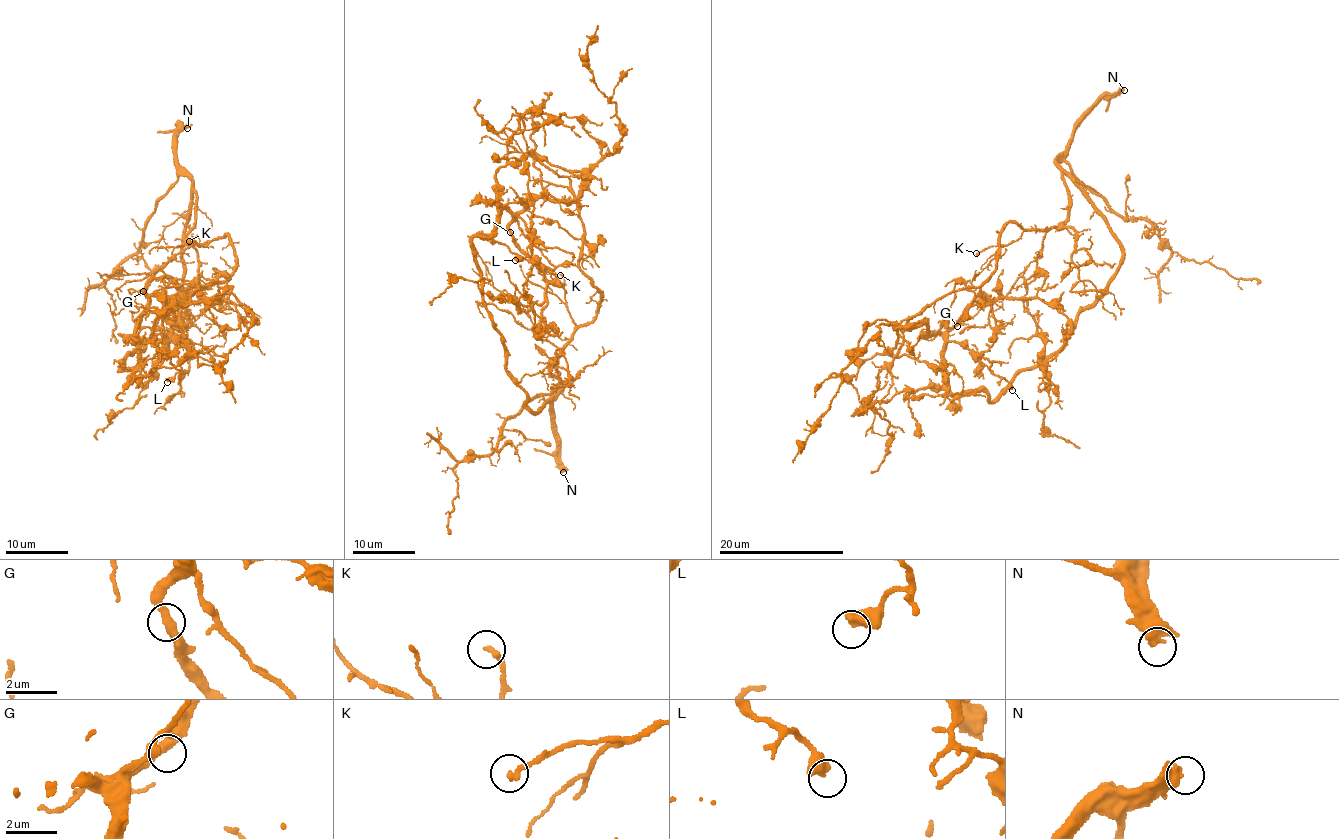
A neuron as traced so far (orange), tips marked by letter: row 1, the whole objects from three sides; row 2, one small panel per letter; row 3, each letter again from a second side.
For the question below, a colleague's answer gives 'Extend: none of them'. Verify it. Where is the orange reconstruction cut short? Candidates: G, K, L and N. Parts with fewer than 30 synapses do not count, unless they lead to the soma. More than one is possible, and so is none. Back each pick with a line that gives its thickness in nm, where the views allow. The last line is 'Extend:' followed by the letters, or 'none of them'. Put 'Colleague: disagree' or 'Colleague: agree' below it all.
N: calibre 500 nm
Extend: N
Colleague: disagree

